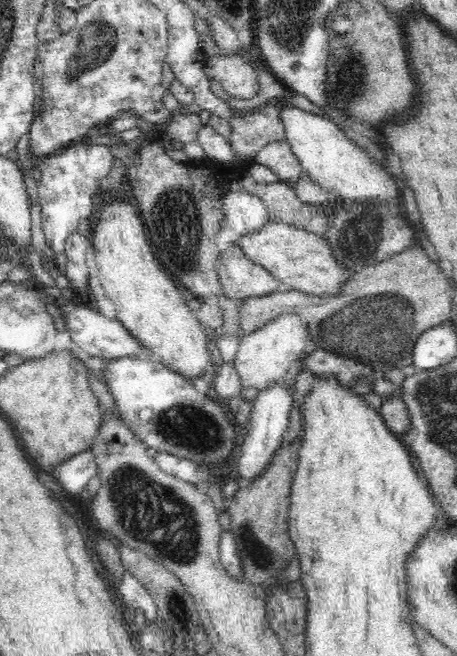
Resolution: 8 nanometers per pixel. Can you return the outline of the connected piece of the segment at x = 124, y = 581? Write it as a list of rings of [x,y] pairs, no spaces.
[[[127,568],[119,582],[119,592],[126,604],[130,604],[132,608],[142,610],[146,621],[156,621],[162,625],[161,620],[158,619],[158,607],[156,607],[155,600],[151,597],[149,590],[146,590],[137,580],[134,574],[131,574]]]

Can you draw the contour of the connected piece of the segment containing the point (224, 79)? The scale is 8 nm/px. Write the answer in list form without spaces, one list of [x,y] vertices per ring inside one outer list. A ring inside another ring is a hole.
[[[218,54],[206,58],[204,72],[220,83],[220,86],[234,98],[254,98],[259,84],[256,71],[240,57]]]

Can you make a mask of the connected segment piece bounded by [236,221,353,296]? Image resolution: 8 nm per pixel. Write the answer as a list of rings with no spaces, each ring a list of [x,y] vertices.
[[[270,221],[260,231],[241,236],[236,243],[246,257],[262,265],[285,289],[299,290],[314,296],[338,295],[341,286],[348,283],[353,274],[352,268],[345,268],[337,261],[325,237],[289,224]]]

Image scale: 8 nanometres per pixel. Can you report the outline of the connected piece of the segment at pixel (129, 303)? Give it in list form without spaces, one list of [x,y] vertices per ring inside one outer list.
[[[124,198],[106,202],[94,230],[94,269],[125,329],[153,354],[153,359],[160,358],[166,368],[191,381],[214,370],[206,347],[207,330],[198,322],[197,312],[186,305],[176,280],[155,256],[139,211]]]

